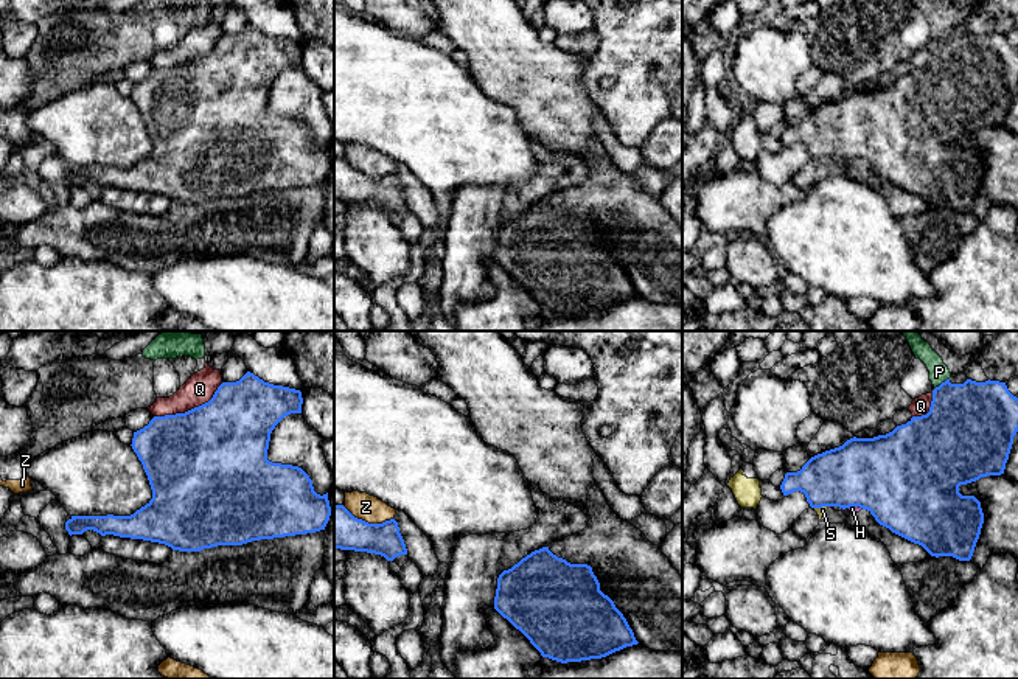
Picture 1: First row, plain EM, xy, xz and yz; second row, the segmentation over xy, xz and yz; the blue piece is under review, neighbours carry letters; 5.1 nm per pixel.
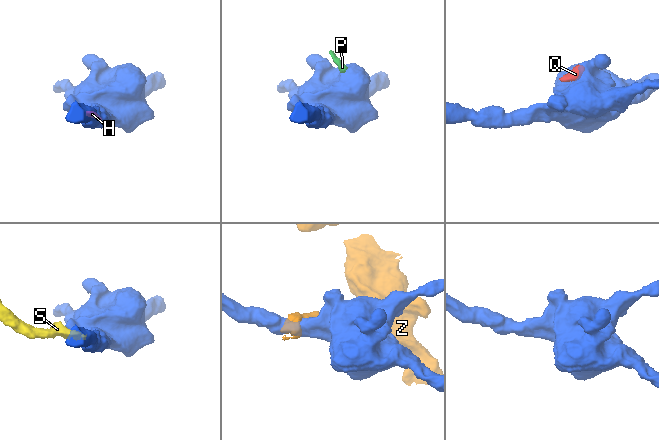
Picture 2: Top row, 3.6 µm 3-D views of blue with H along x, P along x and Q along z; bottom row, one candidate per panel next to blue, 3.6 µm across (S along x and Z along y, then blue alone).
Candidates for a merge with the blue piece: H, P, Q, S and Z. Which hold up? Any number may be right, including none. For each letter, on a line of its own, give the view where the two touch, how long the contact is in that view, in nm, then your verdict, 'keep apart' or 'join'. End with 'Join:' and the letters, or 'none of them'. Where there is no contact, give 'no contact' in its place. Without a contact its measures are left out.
H: contact in yz; length 100 nm; keep apart
P: contact in yz; length 100 nm; keep apart
Q: contact in xy; length 400 nm; keep apart
S: contact in yz; length 70 nm; keep apart
Z: contact in xz; length 280 nm; keep apart
Join: none of them

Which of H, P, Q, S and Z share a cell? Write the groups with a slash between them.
H S / P / Q / Z

